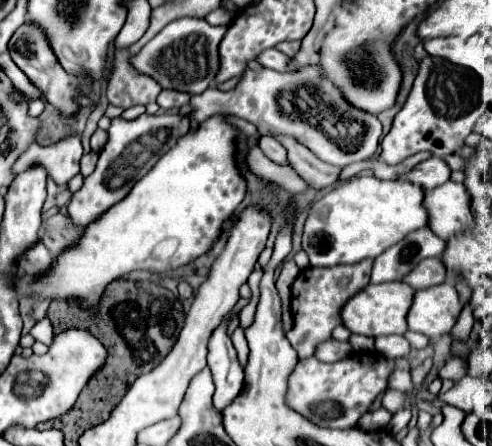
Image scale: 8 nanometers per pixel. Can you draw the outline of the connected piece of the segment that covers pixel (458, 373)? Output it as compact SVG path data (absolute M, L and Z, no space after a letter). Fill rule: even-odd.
M453 355L439 372L439 378L457 381L467 373L468 364L463 357ZM460 360L460 361L459 361Z

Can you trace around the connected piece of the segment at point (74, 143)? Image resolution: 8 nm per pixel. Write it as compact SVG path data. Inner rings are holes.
M70 133L64 135L56 145L50 147L40 147L32 145L20 153L18 161L13 166L15 174L28 169L34 163L42 163L52 177L52 181L62 187L68 185L68 181L80 173L80 157L82 157L82 145L80 145L80 135Z

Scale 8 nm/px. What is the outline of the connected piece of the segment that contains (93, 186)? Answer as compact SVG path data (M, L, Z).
M160 113L160 115L140 115L134 121L126 121L122 117L112 119L112 125L108 129L108 143L98 155L98 165L92 175L84 179L84 185L80 191L72 195L72 201L68 205L68 213L72 223L86 227L94 219L98 219L110 205L118 203L128 195L132 185L144 177L158 157L162 157L170 147L176 145L176 139L184 135L190 129L190 121L184 115L170 115L170 113Z

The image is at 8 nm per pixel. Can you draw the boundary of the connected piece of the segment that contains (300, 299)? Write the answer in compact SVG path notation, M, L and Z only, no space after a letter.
M364 259L354 265L336 265L336 267L306 267L300 271L292 285L292 317L294 327L288 331L288 341L296 349L300 359L312 357L318 343L332 337L332 329L340 325L340 307L364 289L370 283L372 259Z

